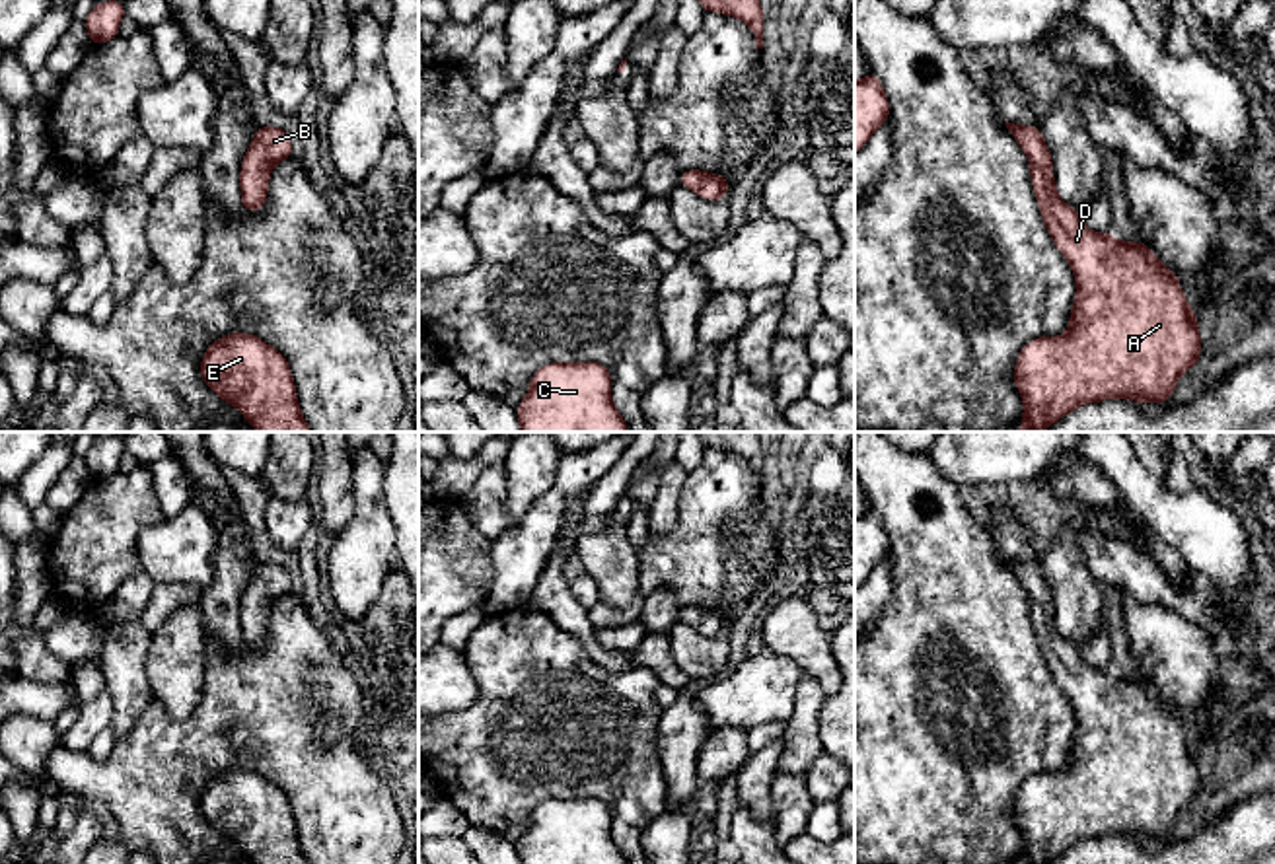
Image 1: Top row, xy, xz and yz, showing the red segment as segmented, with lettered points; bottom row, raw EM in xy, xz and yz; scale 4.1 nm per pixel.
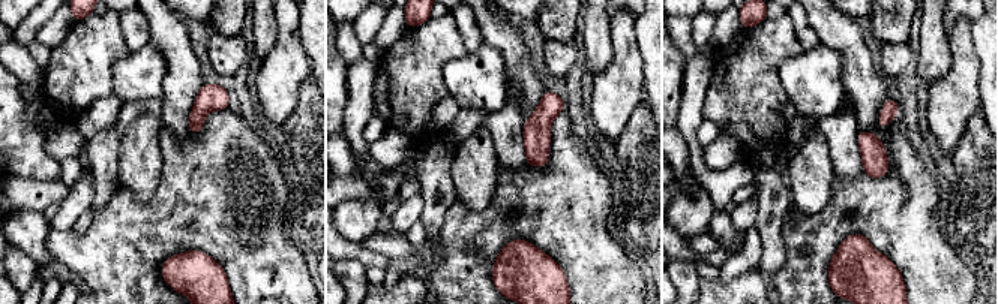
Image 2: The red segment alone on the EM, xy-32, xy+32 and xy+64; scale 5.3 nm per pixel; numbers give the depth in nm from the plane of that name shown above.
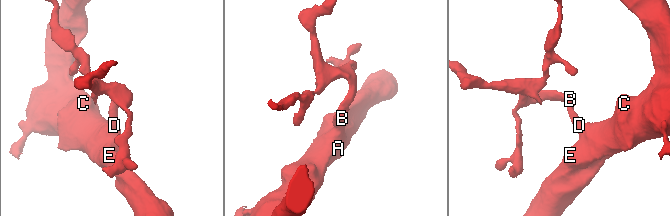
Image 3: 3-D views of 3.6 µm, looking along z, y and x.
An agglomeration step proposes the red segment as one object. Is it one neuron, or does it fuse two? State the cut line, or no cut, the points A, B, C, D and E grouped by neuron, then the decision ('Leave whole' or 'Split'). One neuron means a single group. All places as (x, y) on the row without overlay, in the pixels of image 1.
No split. Groups: A B C D E. Leave whole

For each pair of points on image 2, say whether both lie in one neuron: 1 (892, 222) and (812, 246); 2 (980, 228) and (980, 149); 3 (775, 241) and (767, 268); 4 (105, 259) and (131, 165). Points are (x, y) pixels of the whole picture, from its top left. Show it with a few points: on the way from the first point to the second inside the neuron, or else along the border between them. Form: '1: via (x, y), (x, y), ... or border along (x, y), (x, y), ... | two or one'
1: via (872, 222), (836, 222), (832, 226) | one
2: via (982, 208), (982, 168) | one
3: via (773, 247), (773, 258), (769, 262) | one
4: border along (159, 177), (147, 201), (120, 184) | two

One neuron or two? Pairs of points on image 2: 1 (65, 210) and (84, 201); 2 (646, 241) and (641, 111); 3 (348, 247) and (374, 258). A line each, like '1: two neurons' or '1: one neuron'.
1: one neuron
2: one neuron
3: one neuron

